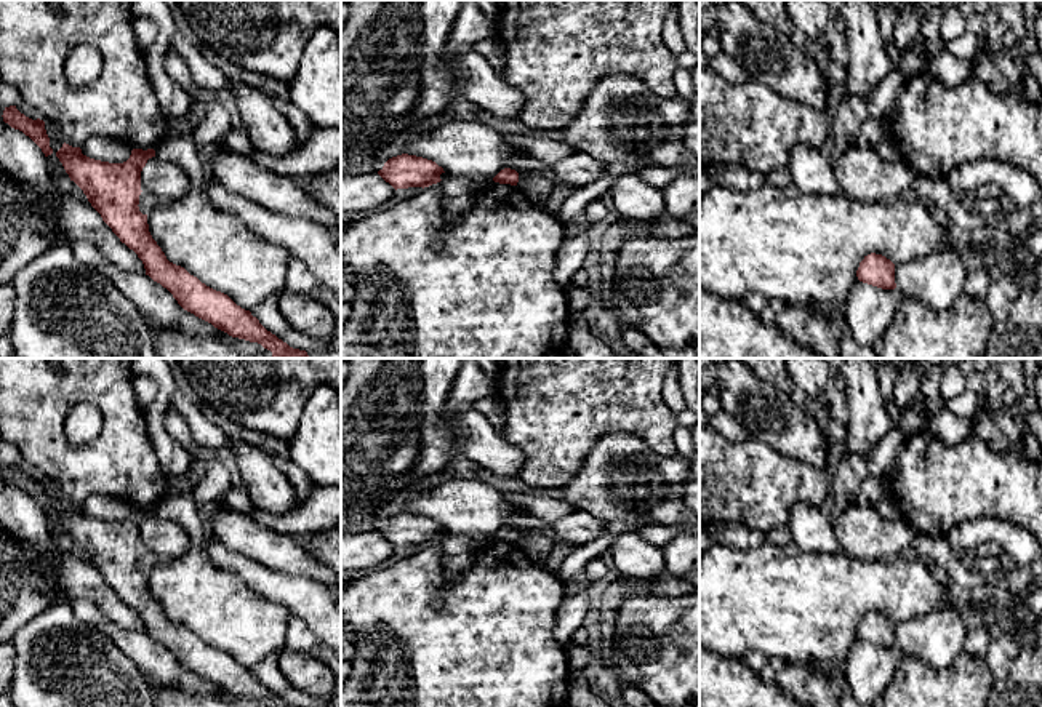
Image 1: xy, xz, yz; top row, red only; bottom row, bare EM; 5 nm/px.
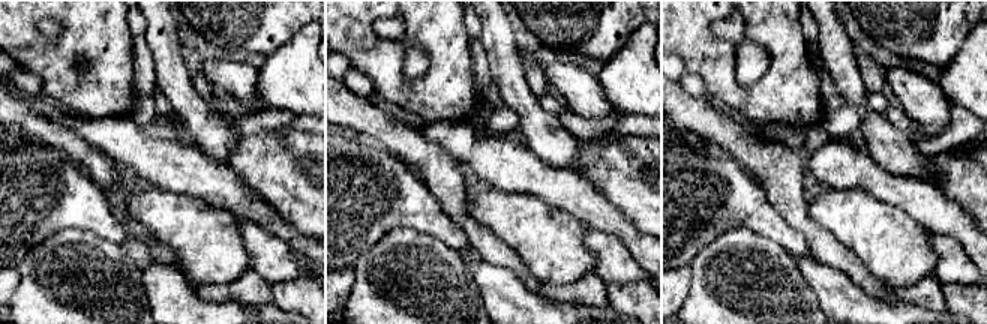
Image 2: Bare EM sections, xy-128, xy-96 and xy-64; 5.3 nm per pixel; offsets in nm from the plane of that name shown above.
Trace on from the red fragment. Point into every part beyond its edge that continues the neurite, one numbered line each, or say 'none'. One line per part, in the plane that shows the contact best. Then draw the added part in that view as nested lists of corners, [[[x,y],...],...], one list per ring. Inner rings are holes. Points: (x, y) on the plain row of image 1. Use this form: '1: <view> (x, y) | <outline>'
none

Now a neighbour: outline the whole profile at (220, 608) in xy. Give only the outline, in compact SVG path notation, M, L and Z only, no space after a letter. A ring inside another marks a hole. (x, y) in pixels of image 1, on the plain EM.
M203 547L160 560L147 573L149 590L166 617L184 625L206 645L227 653L237 664L251 669L269 654L279 654L287 640L290 611L263 598L237 574L214 566Z

